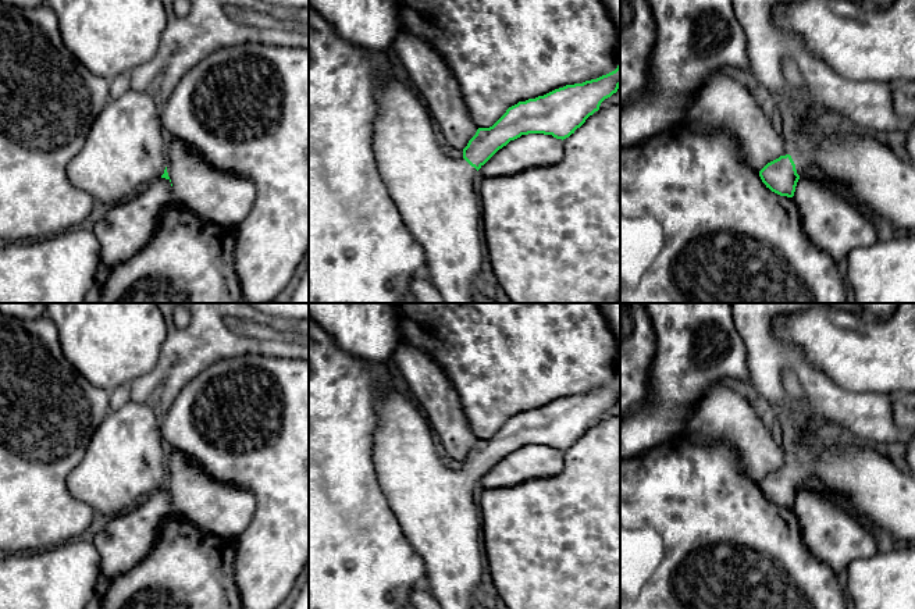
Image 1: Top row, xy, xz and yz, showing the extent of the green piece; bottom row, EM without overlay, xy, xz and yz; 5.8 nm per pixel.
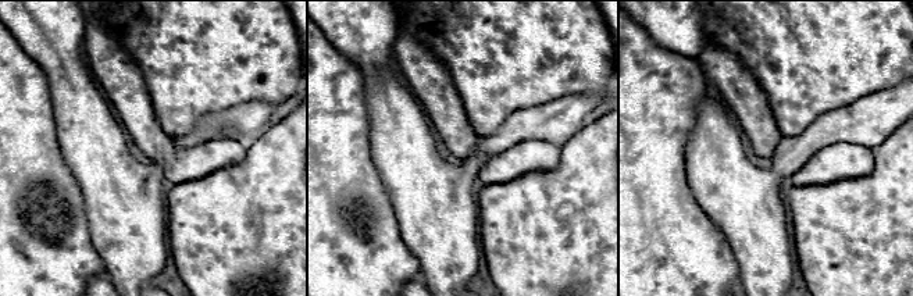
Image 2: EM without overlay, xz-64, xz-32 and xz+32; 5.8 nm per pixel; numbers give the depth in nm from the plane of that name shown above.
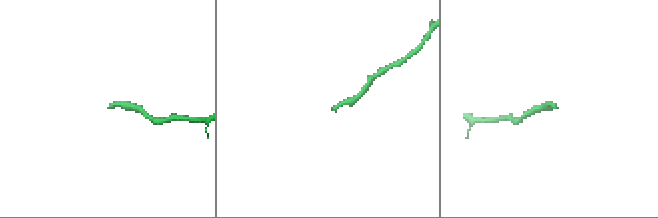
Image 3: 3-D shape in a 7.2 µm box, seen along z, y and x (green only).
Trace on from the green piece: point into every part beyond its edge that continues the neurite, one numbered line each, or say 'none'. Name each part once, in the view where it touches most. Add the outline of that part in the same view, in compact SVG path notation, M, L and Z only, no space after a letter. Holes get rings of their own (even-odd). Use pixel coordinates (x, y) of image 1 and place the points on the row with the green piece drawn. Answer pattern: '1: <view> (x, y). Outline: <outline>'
1: yz (860, 166). Outline: M804 107L812 118L808 122L795 120L795 131L790 136L790 156L800 178L818 175L872 218L889 221L902 234L915 234L915 161L897 157L879 135Z

